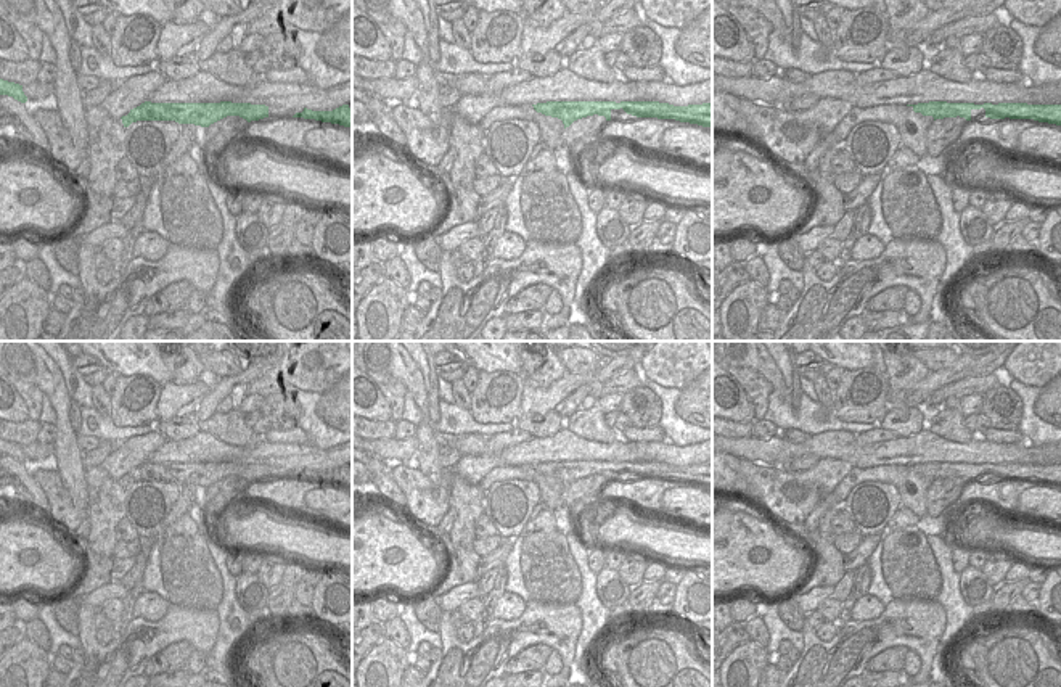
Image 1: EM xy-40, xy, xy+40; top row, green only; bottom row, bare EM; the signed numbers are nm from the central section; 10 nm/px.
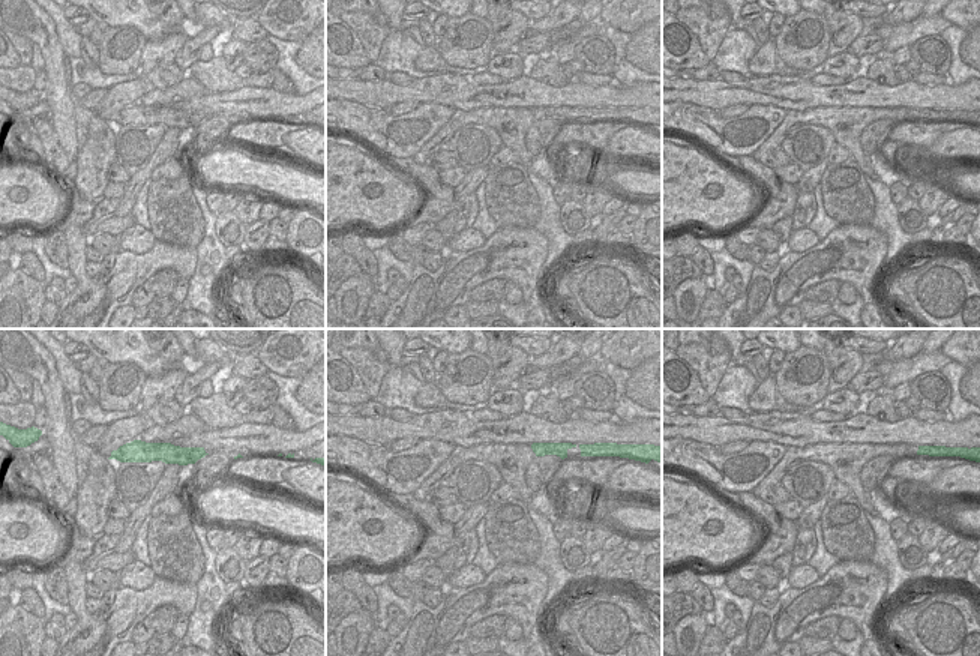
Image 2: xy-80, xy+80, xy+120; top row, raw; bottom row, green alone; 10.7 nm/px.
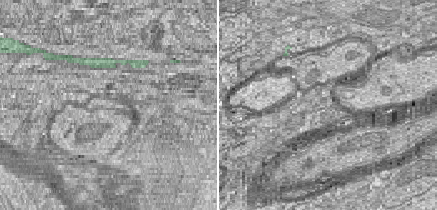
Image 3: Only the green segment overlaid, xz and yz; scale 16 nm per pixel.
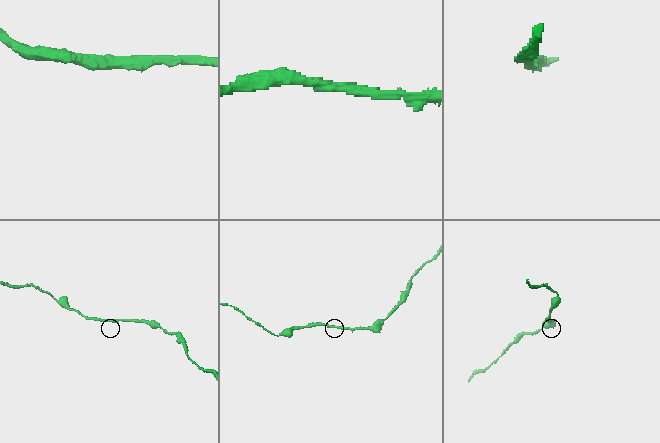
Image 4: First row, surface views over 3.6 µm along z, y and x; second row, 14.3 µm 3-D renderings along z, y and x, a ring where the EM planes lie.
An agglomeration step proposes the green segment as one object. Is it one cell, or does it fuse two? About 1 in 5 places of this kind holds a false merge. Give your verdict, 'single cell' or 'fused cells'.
single cell

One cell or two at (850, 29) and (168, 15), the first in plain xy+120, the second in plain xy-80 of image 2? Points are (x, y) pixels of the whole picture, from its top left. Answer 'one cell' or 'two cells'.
one cell

